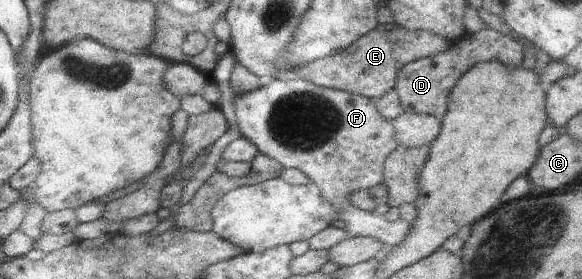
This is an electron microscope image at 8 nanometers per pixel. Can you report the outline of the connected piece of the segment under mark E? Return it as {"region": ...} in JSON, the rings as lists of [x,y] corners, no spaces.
{"region":[[[395,22],[380,24],[356,39],[347,49],[297,67],[294,76],[325,89],[348,91],[377,101],[393,91],[402,67],[418,59],[440,54],[448,47],[449,41],[439,34],[427,30],[408,30]]]}

